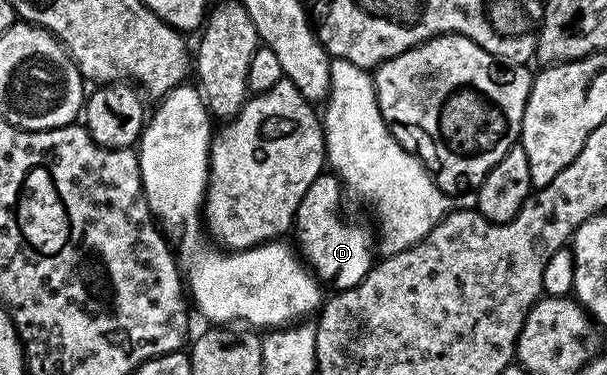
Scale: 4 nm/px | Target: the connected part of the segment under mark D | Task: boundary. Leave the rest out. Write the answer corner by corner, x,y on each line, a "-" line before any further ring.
321,172
314,184
306,188
306,196
302,196
302,204
298,204
294,223
295,245
299,253
310,263
319,281
325,287
333,286
331,289
336,292
354,288
374,265
373,235
371,238
362,227
351,226
340,215
340,194
341,183
331,173

